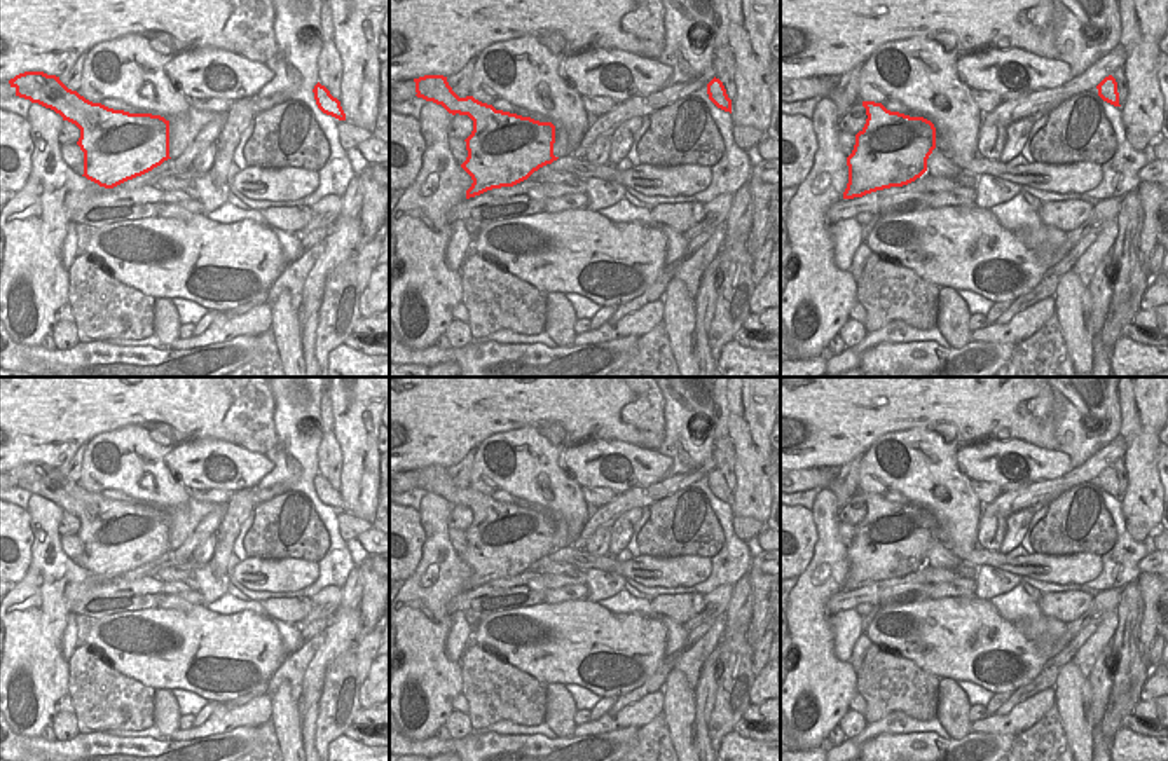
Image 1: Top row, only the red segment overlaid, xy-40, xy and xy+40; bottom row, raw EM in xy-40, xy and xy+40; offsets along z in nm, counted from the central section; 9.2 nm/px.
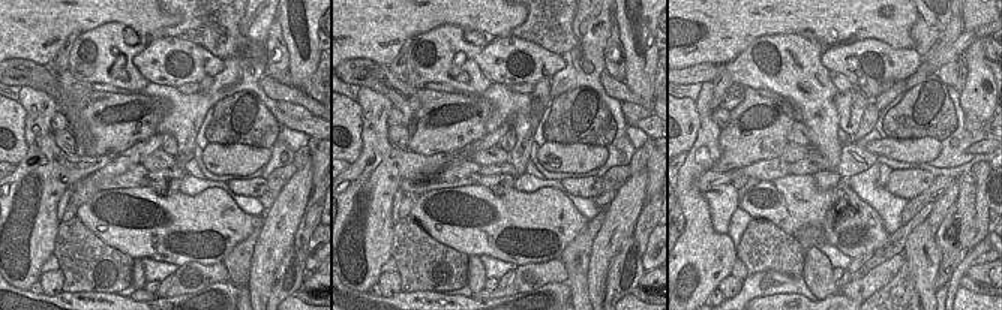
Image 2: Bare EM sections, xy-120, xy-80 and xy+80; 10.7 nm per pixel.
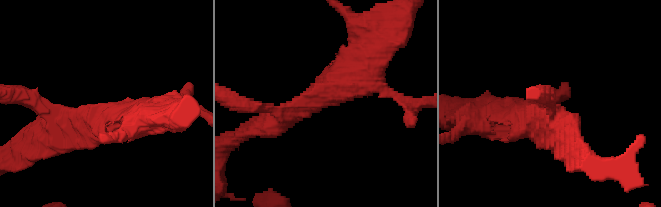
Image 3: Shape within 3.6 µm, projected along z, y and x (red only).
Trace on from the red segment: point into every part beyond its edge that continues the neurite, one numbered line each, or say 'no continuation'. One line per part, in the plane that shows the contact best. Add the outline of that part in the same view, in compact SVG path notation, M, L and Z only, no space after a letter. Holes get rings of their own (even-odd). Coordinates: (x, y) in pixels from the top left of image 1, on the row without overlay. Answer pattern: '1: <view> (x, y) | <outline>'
no continuation

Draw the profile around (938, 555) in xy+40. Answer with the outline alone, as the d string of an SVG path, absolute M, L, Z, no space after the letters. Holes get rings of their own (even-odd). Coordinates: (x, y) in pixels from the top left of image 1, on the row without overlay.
M934 539L927 550L927 564L932 567L945 567L960 572L964 578L976 579L976 567L969 562L962 562L952 555L952 550L939 539Z

